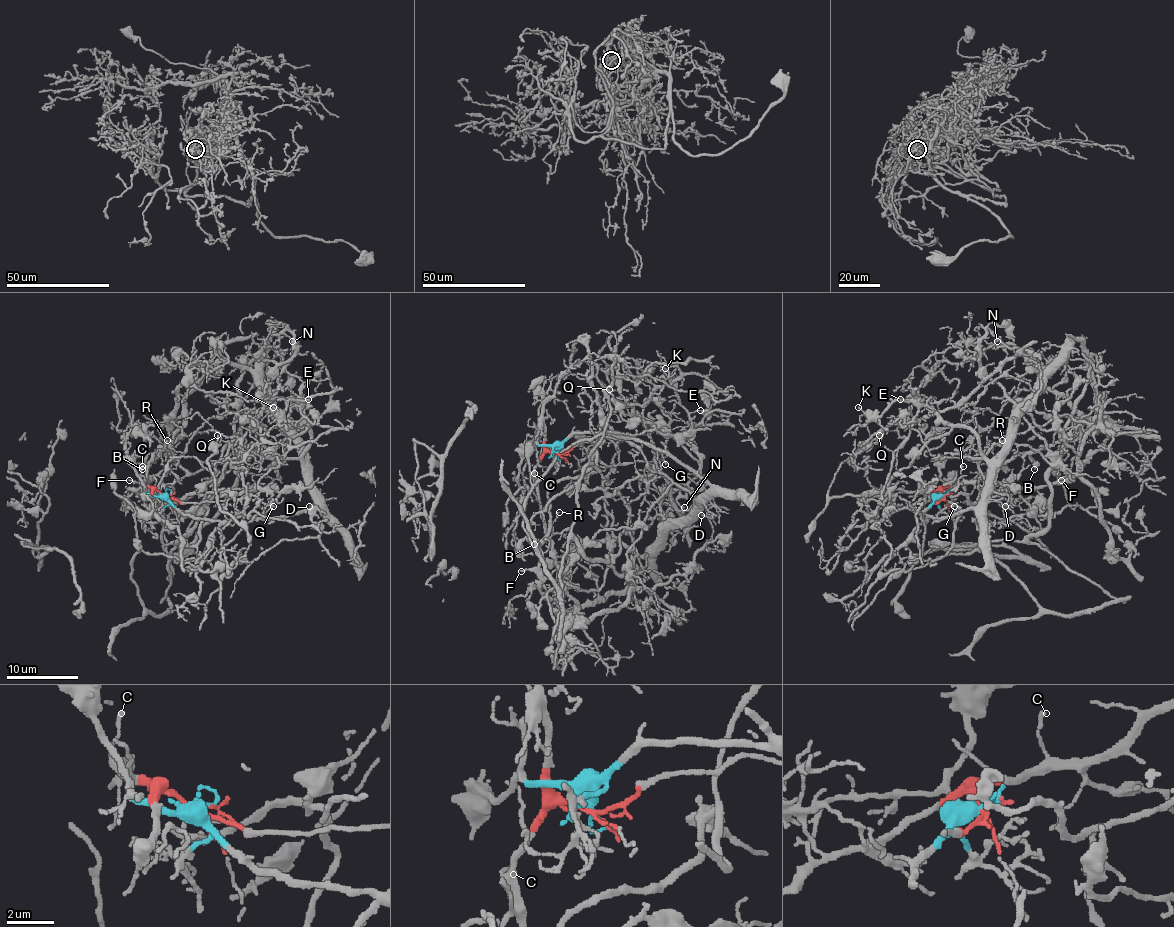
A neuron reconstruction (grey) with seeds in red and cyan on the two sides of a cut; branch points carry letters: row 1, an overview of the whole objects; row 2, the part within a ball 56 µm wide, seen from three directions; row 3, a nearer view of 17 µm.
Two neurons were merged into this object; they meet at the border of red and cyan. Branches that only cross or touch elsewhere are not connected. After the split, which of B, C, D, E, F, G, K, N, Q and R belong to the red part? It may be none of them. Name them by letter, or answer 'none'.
B, C, F, Q, R

